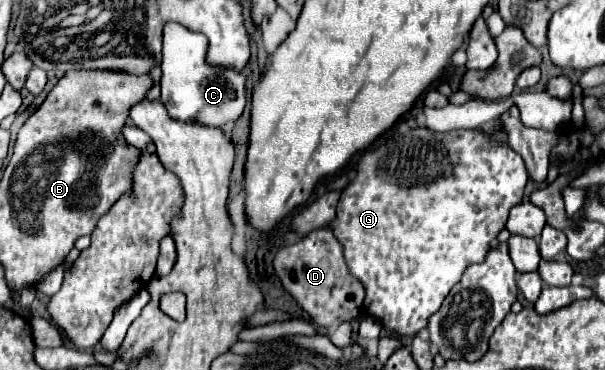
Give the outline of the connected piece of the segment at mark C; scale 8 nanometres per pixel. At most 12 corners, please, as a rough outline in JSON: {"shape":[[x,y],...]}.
{"shape":[[163,30],[161,100],[175,120],[223,126],[247,104],[245,76],[211,68],[207,40]]}

